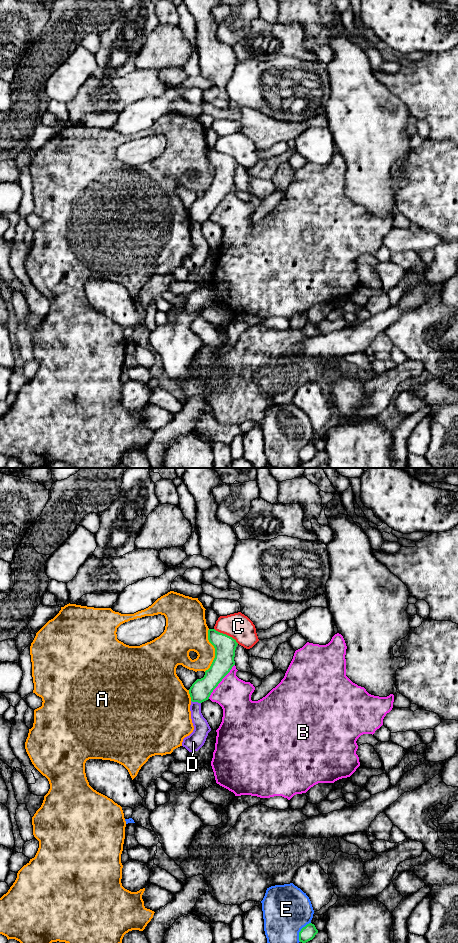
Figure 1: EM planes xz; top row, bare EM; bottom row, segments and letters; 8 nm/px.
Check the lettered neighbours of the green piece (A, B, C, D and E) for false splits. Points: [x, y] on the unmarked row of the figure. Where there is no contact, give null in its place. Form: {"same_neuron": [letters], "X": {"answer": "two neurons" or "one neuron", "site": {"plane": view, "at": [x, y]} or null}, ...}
{"same_neuron": [], "A": {"answer": "two neurons", "site": {"plane": "xz", "at": [215, 171]}}, "B": {"answer": "two neurons", "site": {"plane": "xz", "at": [221, 200]}}, "C": {"answer": "two neurons", "site": {"plane": "xz", "at": [225, 154]}}, "D": {"answer": "two neurons", "site": {"plane": "xz", "at": [196, 221]}}, "E": {"answer": "two neurons", "site": {"plane": "xz", "at": [300, 451]}}}

